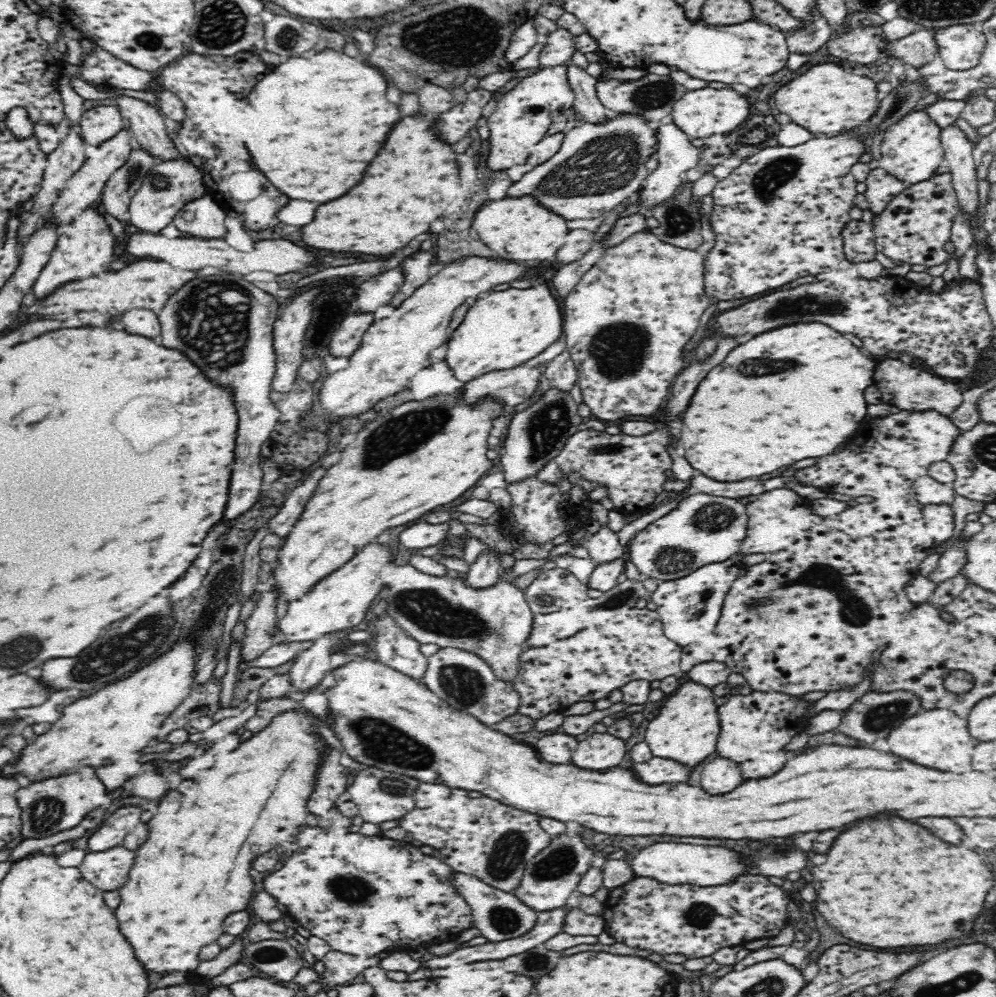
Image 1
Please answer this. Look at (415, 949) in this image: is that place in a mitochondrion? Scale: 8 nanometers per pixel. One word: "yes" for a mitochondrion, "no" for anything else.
no

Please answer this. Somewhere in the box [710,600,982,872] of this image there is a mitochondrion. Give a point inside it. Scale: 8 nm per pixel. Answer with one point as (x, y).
(880, 717)

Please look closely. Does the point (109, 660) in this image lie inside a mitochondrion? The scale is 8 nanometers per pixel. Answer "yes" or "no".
yes

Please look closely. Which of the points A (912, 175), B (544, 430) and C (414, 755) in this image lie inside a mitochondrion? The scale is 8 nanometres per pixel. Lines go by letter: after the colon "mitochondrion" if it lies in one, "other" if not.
A: other
B: mitochondrion
C: mitochondrion

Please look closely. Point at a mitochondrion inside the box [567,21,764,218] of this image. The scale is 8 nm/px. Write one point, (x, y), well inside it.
(656, 95)

